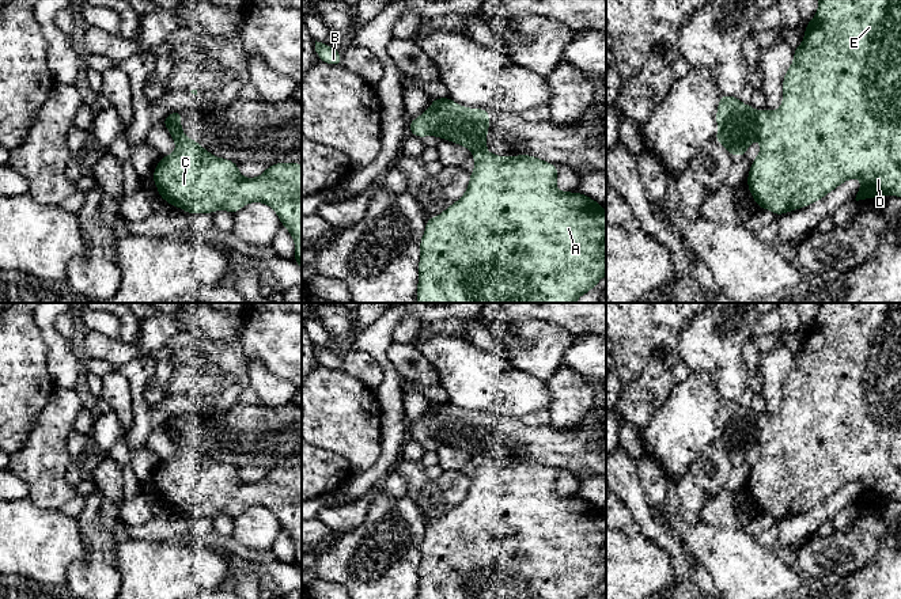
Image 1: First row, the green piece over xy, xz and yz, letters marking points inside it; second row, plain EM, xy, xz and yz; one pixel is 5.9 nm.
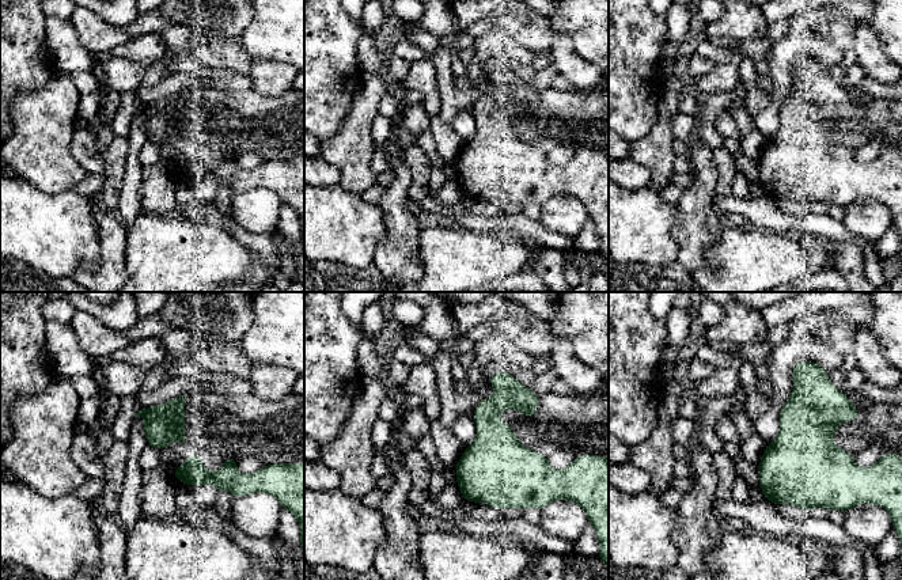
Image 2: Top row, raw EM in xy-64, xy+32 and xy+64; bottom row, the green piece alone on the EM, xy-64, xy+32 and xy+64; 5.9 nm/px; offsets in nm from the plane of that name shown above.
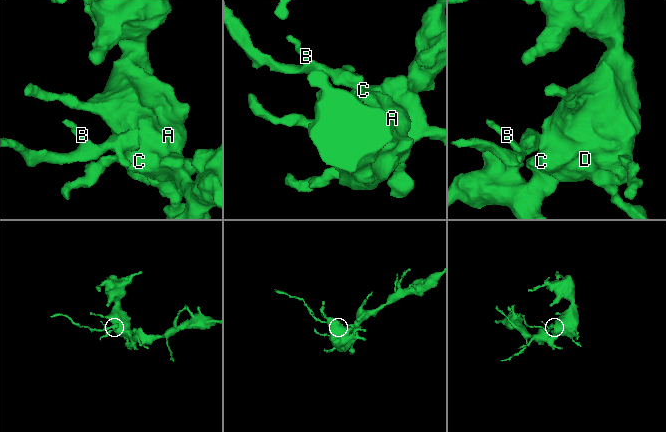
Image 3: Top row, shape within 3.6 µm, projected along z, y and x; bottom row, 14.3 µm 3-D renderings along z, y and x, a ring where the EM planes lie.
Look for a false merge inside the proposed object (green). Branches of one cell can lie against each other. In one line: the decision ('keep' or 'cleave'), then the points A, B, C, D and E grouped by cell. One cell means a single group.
cleave; groups A C D E / B

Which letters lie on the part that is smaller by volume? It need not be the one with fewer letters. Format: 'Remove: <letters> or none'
Remove: B

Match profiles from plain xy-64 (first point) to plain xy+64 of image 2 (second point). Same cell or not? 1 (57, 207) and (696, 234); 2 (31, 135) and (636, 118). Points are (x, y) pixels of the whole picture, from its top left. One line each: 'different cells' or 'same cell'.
1: different cells
2: different cells

